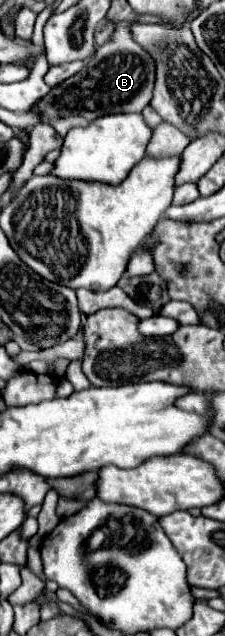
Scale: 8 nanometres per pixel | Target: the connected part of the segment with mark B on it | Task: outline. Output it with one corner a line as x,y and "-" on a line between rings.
116,22
112,40
96,48
94,56
78,74
60,82
56,88
50,88
50,92
34,108
42,116
42,122
64,116
84,116
86,120
96,120
108,114
142,112
150,104
156,82
156,62
148,56
148,50
140,48
140,44
132,40
132,24
136,22

